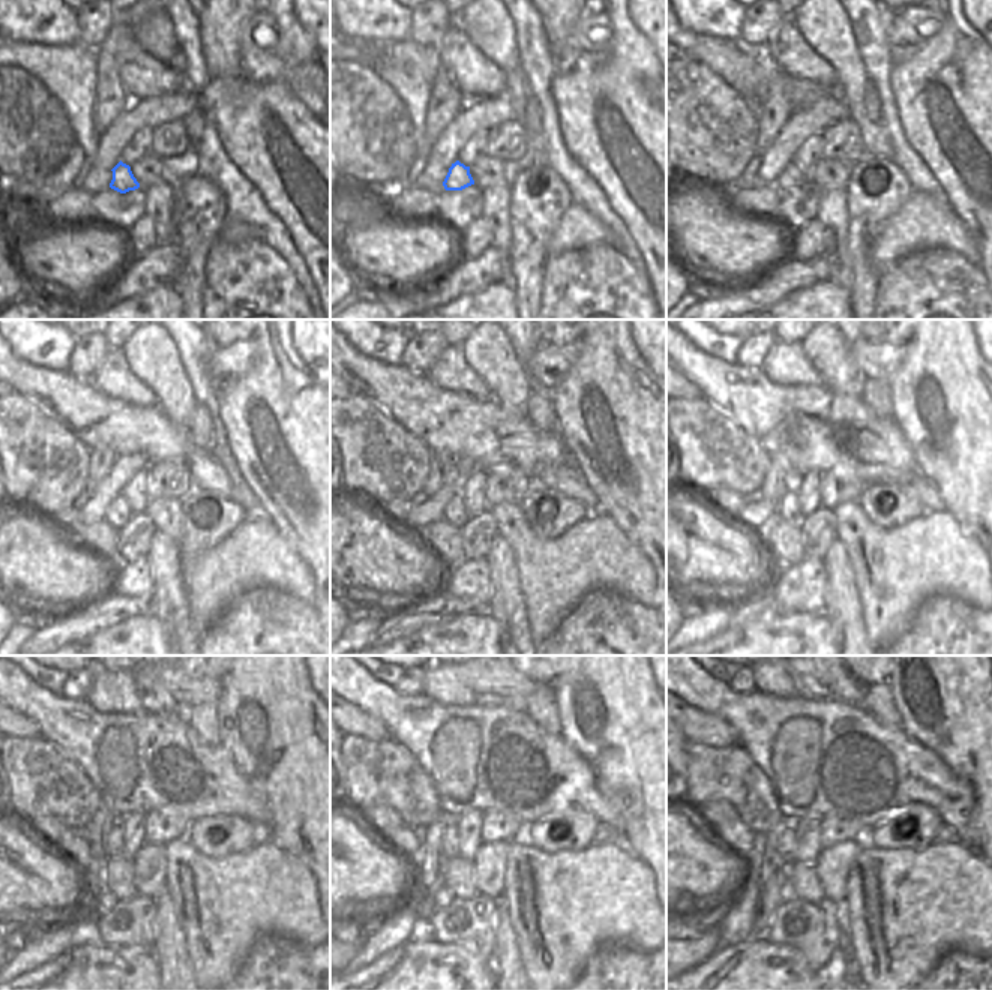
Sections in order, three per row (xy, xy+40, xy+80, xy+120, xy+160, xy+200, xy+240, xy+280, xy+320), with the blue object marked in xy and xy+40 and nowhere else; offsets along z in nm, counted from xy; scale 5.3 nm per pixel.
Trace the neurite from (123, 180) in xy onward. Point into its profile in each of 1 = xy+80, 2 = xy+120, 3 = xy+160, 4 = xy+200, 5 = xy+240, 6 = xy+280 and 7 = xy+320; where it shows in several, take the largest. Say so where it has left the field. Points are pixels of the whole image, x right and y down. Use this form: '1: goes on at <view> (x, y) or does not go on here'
1: goes on at xy+80 (791, 176)
2: goes on at xy+120 (119, 512)
3: goes on at xy+160 (455, 513)
4: goes on at xy+200 (790, 512)
5: goes on at xy+240 (116, 849)
6: goes on at xy+280 (450, 837)
7: goes on at xy+320 (785, 845)

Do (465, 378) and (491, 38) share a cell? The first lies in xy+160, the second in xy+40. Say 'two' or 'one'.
two

